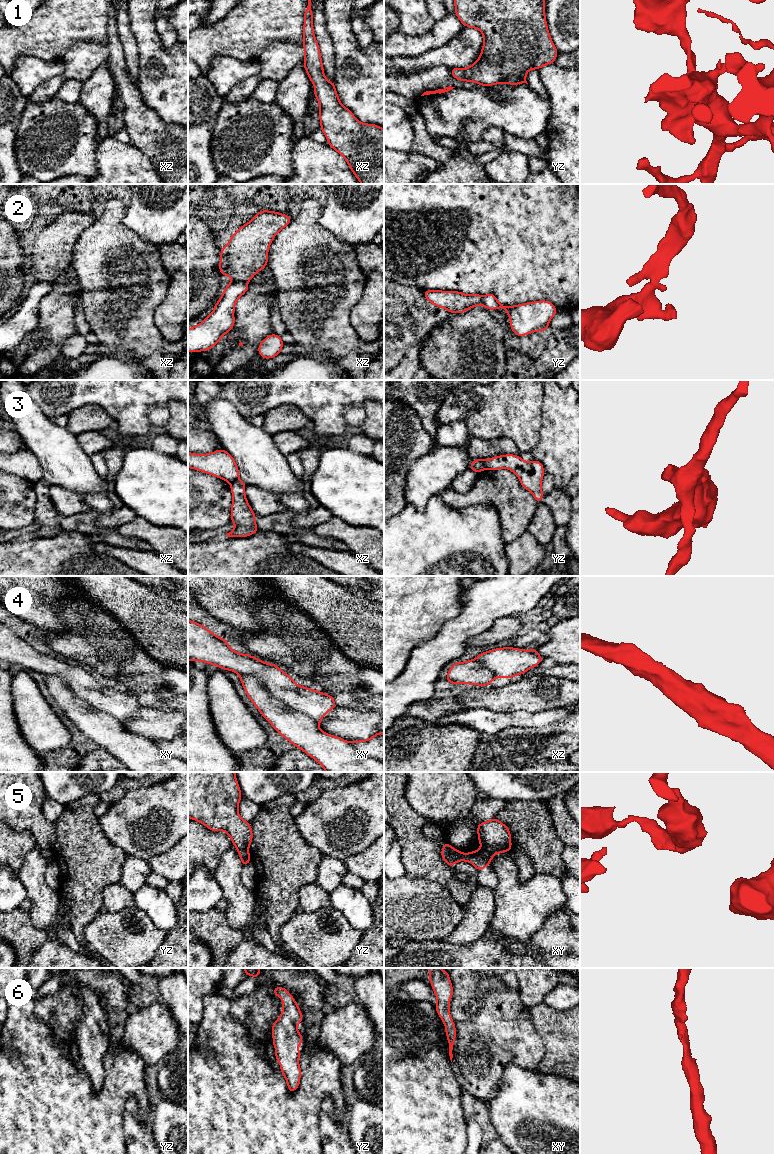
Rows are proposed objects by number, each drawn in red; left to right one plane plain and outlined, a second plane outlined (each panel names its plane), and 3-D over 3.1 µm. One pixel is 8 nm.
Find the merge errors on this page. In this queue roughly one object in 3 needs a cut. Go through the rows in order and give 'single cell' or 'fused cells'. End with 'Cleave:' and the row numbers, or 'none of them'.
1: single cell
2: fused cells
3: fused cells
4: single cell
5: fused cells
6: single cell
Cleave: 2, 3, 5

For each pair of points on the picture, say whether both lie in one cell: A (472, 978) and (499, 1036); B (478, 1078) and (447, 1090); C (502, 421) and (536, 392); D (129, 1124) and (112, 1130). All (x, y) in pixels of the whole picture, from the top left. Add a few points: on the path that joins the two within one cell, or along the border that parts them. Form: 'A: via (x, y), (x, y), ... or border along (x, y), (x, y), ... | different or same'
A: via (486, 992), (486, 1009), (491, 1022) | same
B: border along (454, 1067), (463, 1092) | different
C: via (510, 413), (528, 395) | same
D: border along (126, 1103), (123, 1124), (124, 1143) | different

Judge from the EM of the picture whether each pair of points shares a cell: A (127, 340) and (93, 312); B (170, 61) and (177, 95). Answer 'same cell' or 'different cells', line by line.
A: same cell
B: same cell

